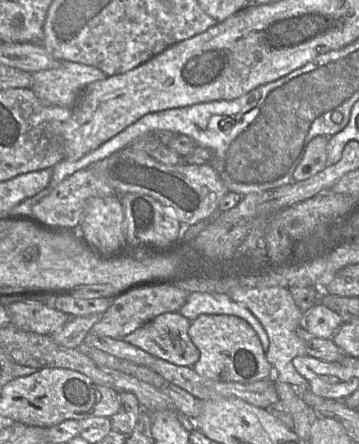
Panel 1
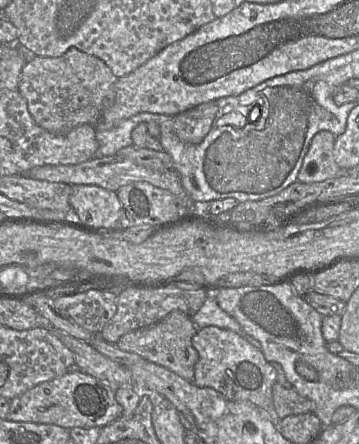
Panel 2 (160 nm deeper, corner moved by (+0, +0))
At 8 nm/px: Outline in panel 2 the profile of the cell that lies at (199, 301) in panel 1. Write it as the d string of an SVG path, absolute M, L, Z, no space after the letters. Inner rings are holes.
M213 294L207 295L201 308L191 319L198 329L207 326L217 326L219 328L228 329L242 336L253 346L260 349L260 343L248 335L232 316L220 308Z

